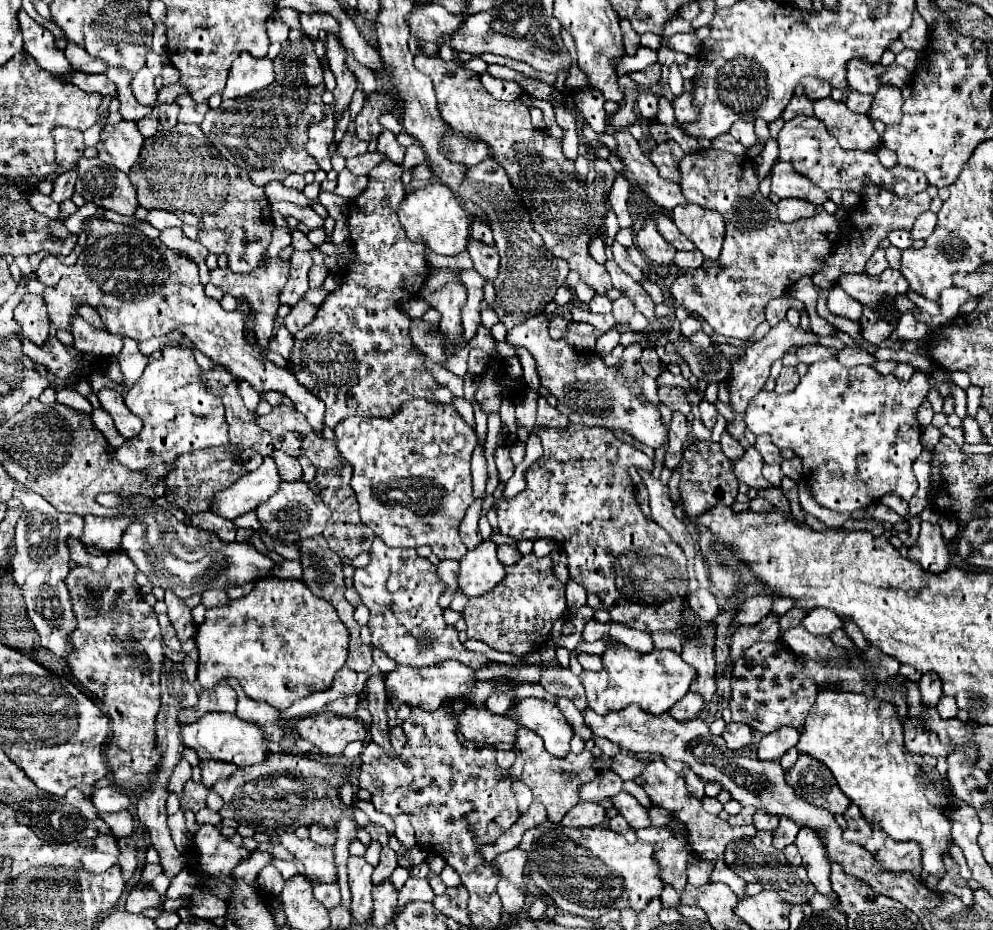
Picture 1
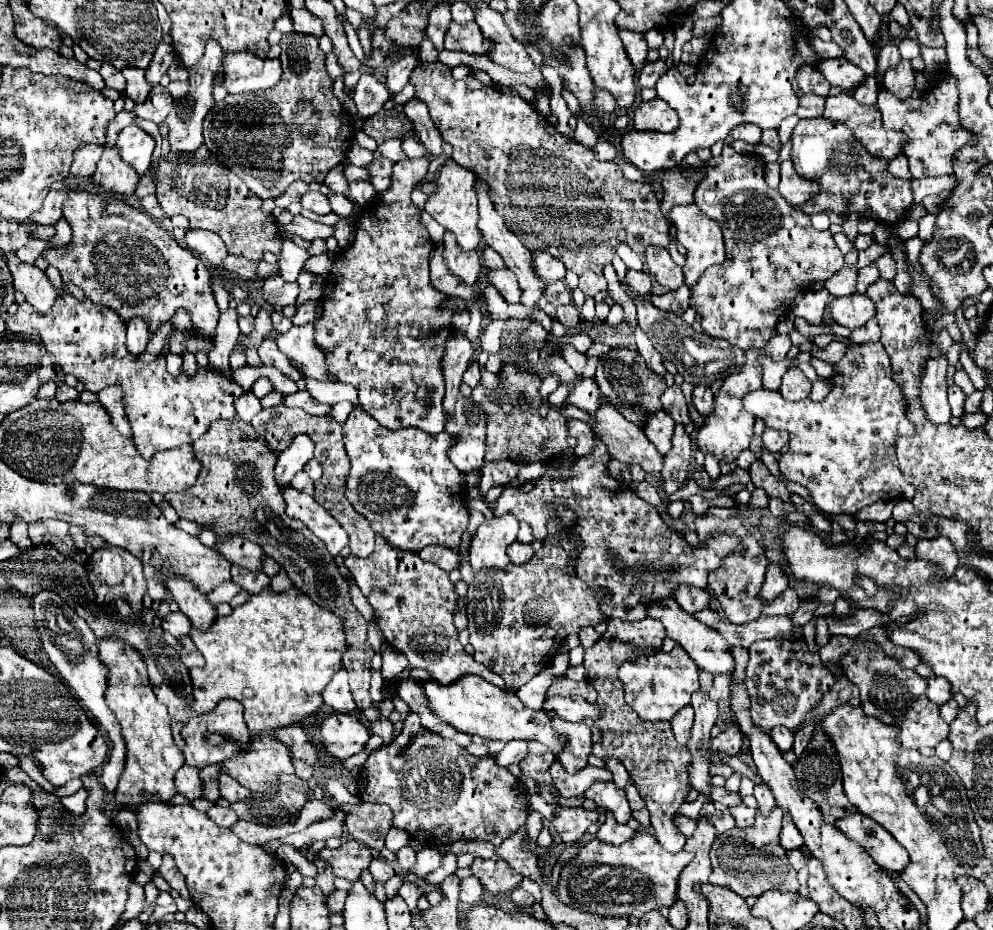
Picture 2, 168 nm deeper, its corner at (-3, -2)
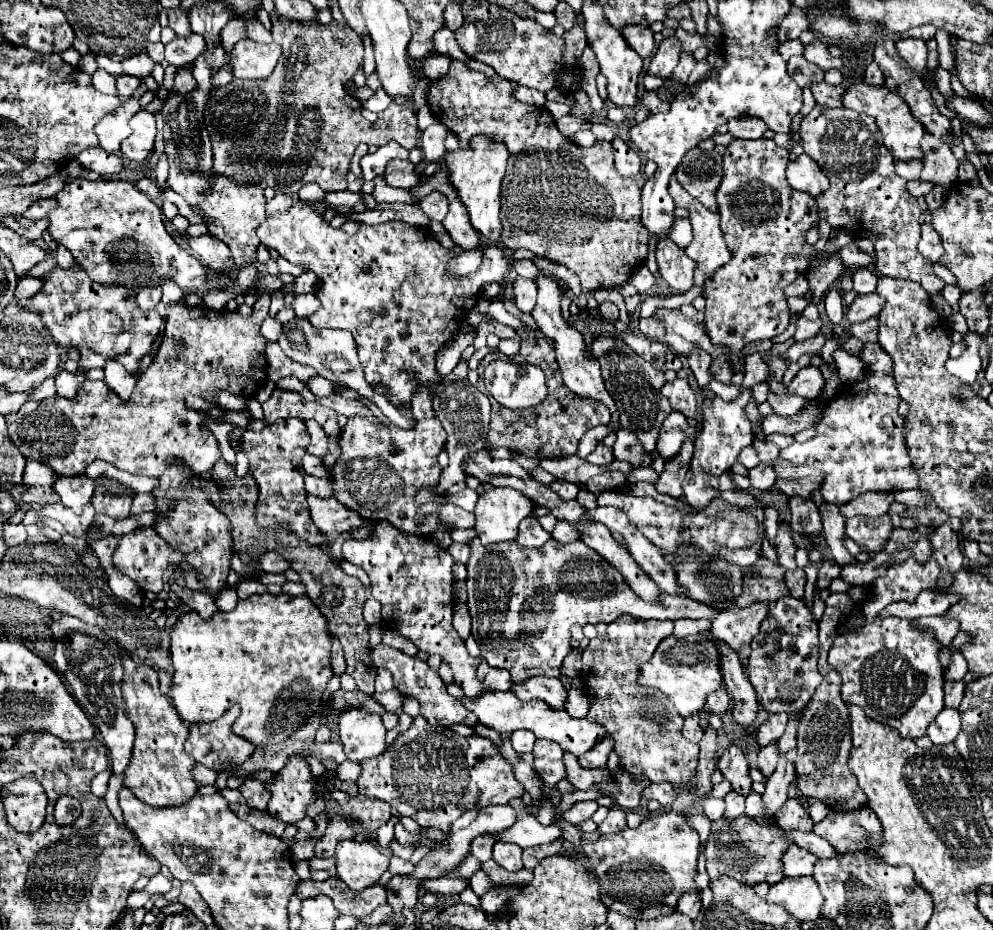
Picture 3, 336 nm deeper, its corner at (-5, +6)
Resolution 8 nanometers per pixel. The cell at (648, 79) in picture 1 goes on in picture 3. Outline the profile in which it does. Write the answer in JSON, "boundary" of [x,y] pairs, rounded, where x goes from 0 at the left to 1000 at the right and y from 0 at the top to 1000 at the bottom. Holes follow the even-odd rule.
{"boundary":[[[679,39],[669,41],[669,43],[665,45],[661,58],[659,58],[657,65],[655,65],[653,80],[657,80],[657,82],[665,82],[665,84],[675,82],[677,75],[681,73],[681,69],[683,69],[685,54],[687,54],[687,49],[685,49],[685,45],[683,45]]]}

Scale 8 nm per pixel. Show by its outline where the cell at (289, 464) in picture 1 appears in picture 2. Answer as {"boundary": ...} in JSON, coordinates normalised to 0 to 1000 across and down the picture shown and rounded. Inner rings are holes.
{"boundary":[[[300,508],[296,514],[294,514],[294,525],[302,527],[302,529],[308,529],[308,531],[316,531],[316,518],[312,516],[312,512],[308,508]]]}

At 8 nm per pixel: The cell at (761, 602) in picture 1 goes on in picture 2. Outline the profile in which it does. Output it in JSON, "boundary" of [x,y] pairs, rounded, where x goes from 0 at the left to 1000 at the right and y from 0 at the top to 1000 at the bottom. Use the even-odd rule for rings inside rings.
{"boundary":[[[775,606],[765,641],[769,645],[779,645],[792,632],[794,632],[794,617],[790,615],[790,611],[785,606]]]}

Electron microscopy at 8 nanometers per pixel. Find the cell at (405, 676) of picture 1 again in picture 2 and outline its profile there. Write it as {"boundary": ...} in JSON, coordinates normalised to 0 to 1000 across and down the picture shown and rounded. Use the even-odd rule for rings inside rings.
{"boundary":[[[465,727],[455,738],[445,738],[437,731],[433,731],[433,733],[427,733],[427,744],[431,748],[435,766],[439,766],[453,781],[457,781],[465,787],[471,787],[475,791],[479,789],[479,791],[485,791],[485,794],[510,796],[510,798],[520,796],[520,794],[540,796],[540,798],[550,800],[556,806],[558,813],[564,813],[566,802],[570,798],[568,791],[564,791],[556,785],[556,774],[548,763],[530,761],[522,753],[522,748],[489,733],[483,727]]]}

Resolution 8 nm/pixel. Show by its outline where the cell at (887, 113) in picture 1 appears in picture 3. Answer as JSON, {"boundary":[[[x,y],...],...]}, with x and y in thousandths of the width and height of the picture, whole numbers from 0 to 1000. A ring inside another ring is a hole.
{"boundary":[[[906,41],[902,45],[902,54],[906,58],[906,62],[924,80],[931,82],[933,80],[933,45],[931,43],[922,43],[922,41]]]}

